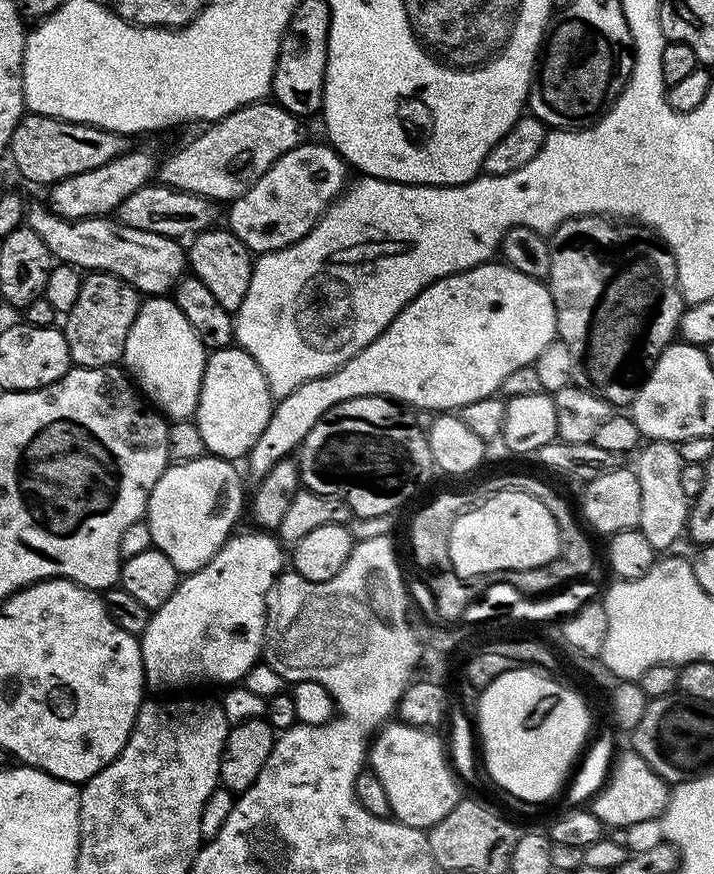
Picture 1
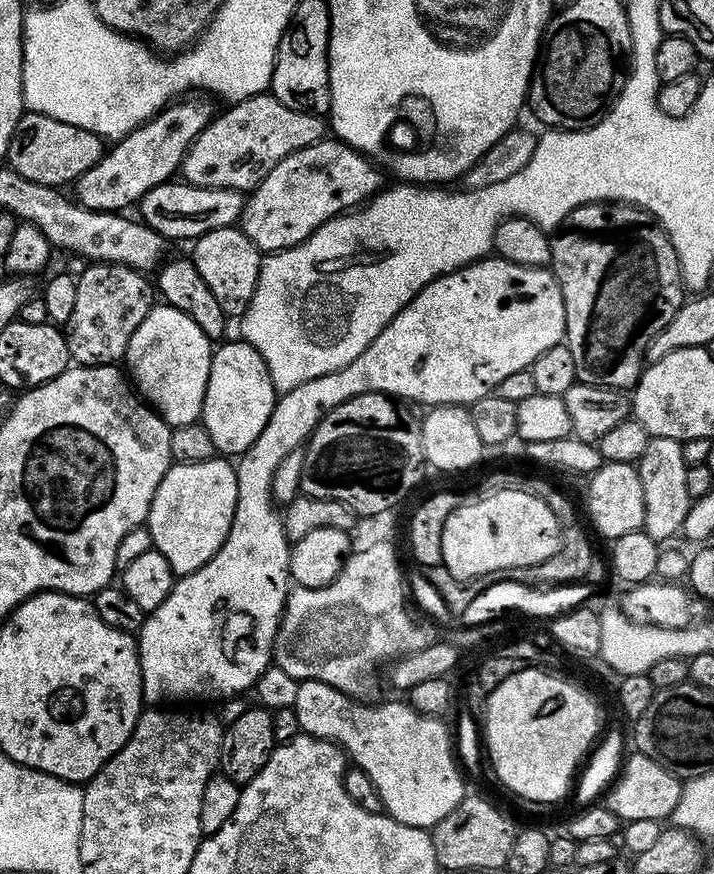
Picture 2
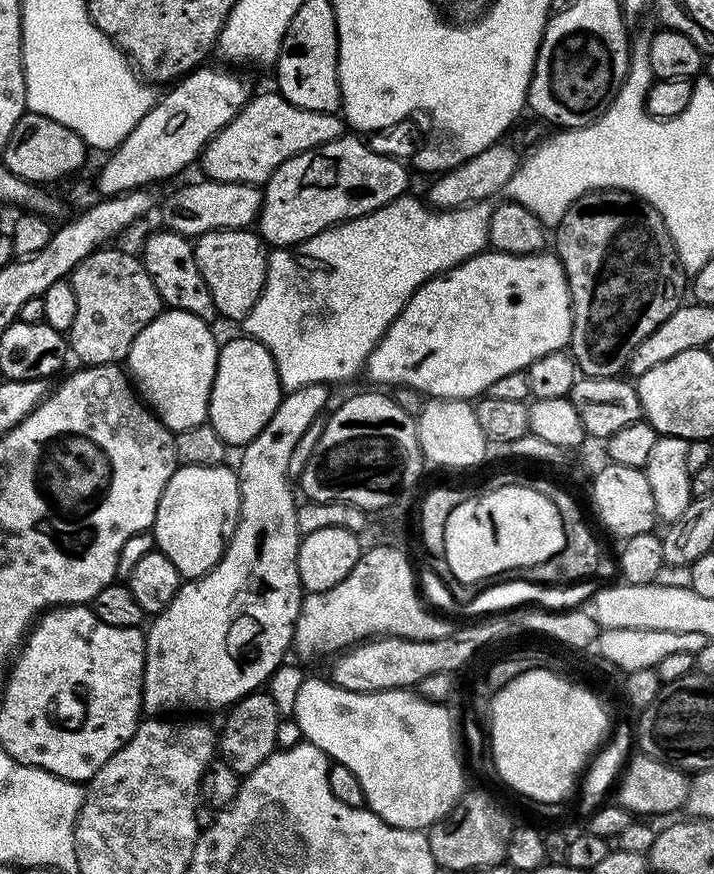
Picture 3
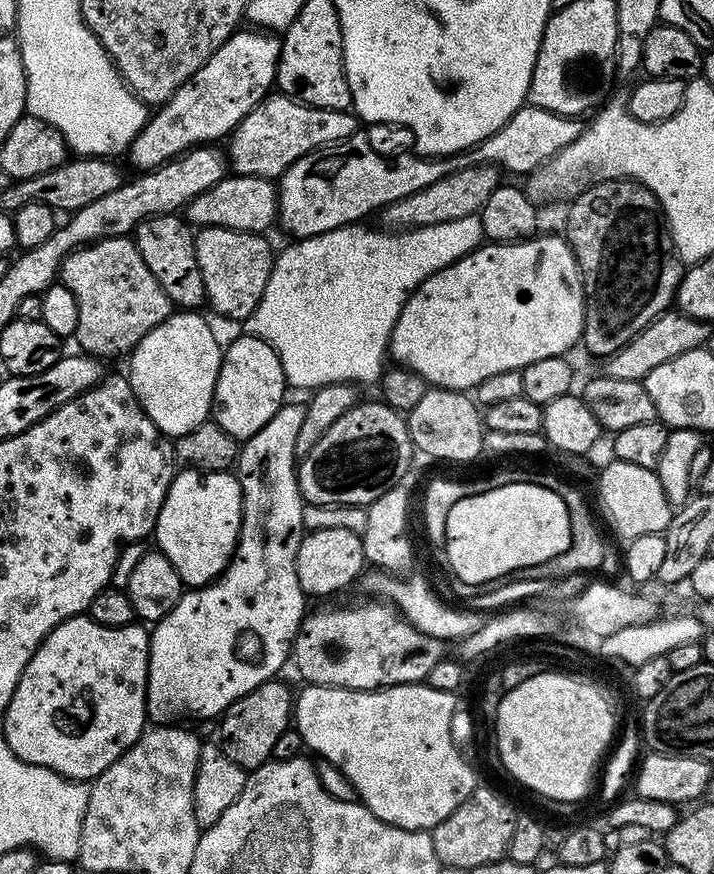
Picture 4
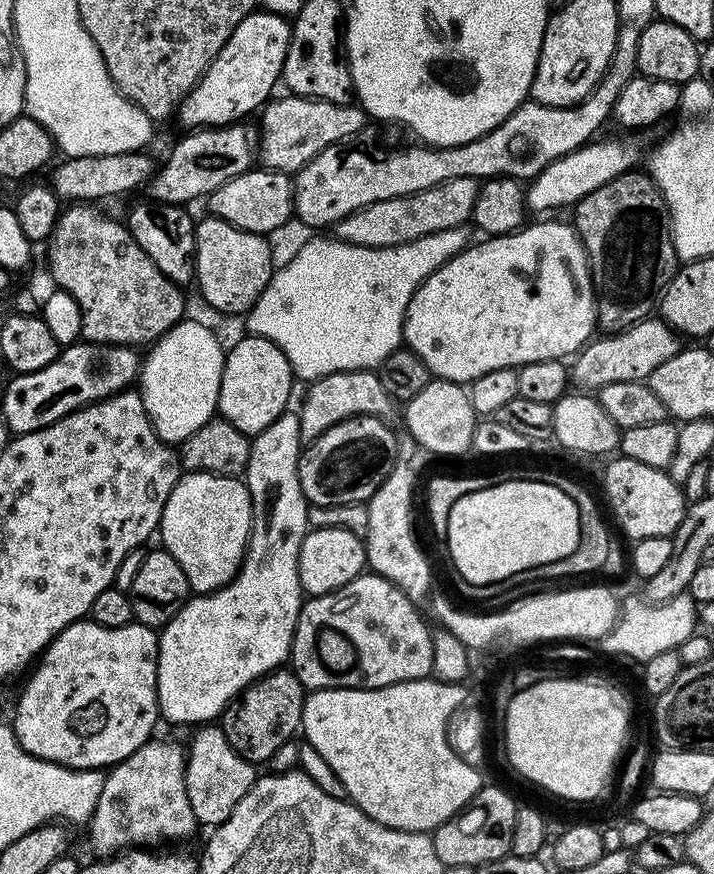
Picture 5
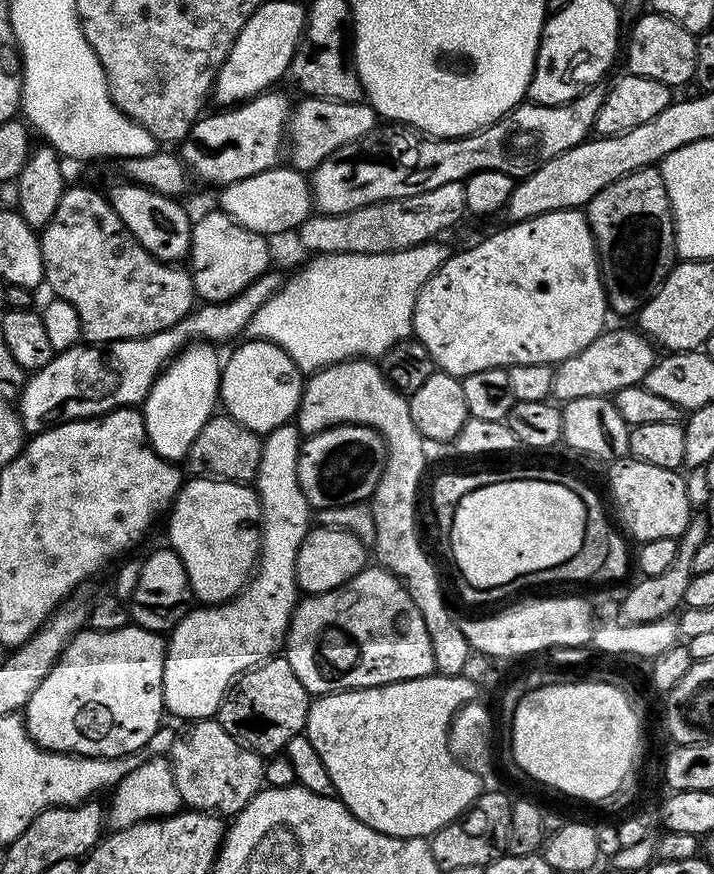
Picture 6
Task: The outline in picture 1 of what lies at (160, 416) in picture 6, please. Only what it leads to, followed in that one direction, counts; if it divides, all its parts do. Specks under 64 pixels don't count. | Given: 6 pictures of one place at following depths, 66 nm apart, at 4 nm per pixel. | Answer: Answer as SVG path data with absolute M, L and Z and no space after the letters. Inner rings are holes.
M154 296L141 303L138 318L130 326L130 338L126 338L122 364L139 391L169 421L195 417L205 359L206 349L186 322L186 314L178 310L175 299Z

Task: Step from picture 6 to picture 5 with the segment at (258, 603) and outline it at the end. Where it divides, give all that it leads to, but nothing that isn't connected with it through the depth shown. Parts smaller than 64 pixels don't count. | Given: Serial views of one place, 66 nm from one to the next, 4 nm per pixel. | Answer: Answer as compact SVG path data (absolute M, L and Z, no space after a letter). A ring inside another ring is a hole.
M292 410L284 411L252 440L250 462L242 477L252 499L252 533L240 571L225 588L193 595L182 610L174 614L172 621L158 632L160 649L156 693L160 715L165 721L191 726L204 726L215 721L248 685L269 672L277 671L283 665L280 663L291 657L294 630L306 596L298 578L298 554L302 550L304 535L310 531L310 505L300 485L301 451L300 418Z

